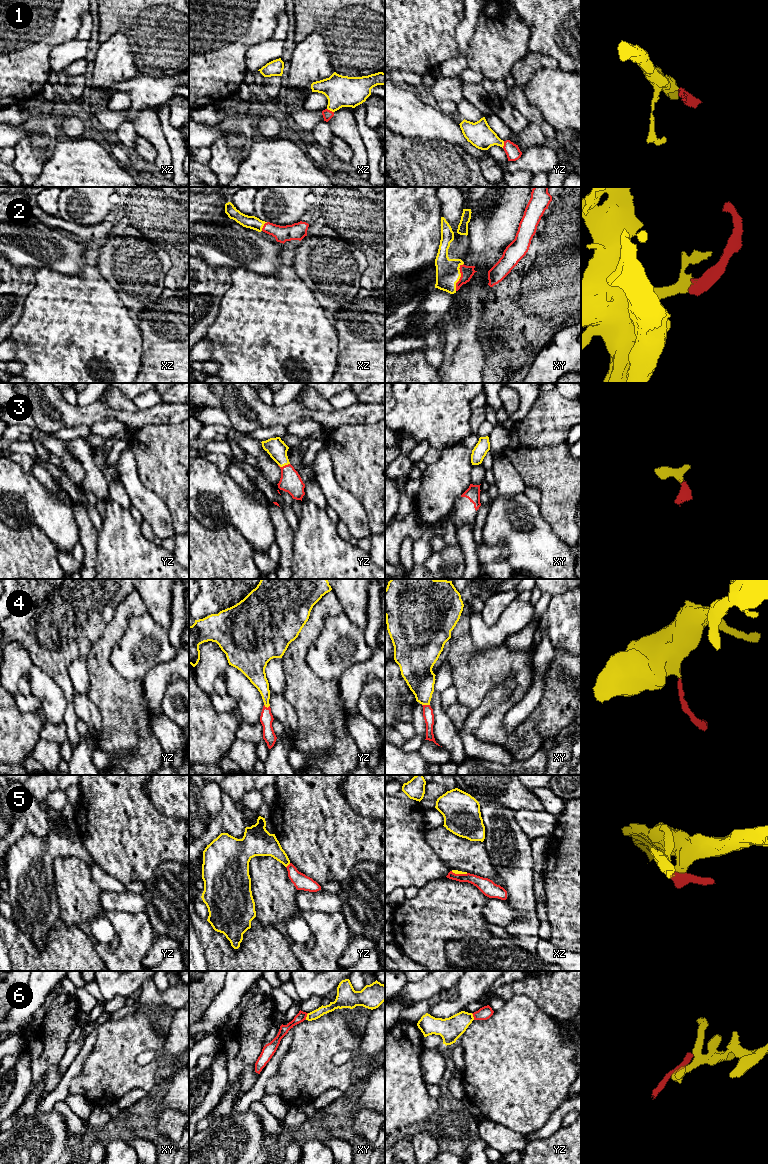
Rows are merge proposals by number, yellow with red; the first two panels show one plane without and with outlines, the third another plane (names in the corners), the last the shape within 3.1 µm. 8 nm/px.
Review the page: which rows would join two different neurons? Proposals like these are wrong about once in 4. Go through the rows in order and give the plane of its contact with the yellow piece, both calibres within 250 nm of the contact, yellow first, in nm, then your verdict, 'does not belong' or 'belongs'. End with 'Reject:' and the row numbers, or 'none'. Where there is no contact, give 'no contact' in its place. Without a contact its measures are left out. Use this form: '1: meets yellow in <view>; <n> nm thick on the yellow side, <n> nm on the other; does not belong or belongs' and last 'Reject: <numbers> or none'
1: meets yellow in xz; 260 nm thick on the yellow side, 80 nm on the other; belongs
2: meets yellow in xy; 190 nm thick on the yellow side, 100 nm on the other; belongs
3: meets yellow in yz; 160 nm thick on the yellow side, 170 nm on the other; belongs
4: meets yellow in xy; 240 nm thick on the yellow side, 90 nm on the other; belongs
5: meets yellow in yz; 190 nm thick on the yellow side, 130 nm on the other; does not belong
6: meets yellow in xy; 70 nm thick on the yellow side, 80 nm on the other; does not belong
Reject: 5, 6

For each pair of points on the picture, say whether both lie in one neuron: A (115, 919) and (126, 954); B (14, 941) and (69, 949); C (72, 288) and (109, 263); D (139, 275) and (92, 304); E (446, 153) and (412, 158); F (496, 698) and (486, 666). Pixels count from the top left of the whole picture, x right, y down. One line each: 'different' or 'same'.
A: same
B: same
C: different
D: different
E: same
F: different

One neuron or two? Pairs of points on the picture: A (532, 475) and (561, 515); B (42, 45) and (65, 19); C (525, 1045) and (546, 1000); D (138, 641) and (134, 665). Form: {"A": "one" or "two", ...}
{"A": "one", "B": "one", "C": "two", "D": "one"}

